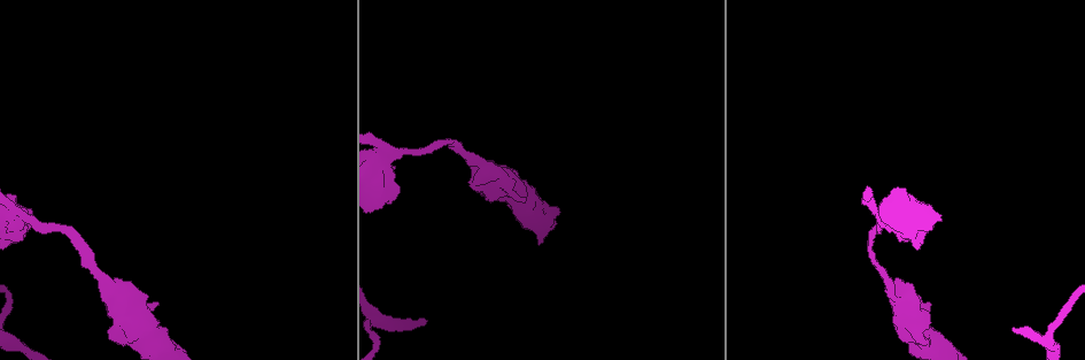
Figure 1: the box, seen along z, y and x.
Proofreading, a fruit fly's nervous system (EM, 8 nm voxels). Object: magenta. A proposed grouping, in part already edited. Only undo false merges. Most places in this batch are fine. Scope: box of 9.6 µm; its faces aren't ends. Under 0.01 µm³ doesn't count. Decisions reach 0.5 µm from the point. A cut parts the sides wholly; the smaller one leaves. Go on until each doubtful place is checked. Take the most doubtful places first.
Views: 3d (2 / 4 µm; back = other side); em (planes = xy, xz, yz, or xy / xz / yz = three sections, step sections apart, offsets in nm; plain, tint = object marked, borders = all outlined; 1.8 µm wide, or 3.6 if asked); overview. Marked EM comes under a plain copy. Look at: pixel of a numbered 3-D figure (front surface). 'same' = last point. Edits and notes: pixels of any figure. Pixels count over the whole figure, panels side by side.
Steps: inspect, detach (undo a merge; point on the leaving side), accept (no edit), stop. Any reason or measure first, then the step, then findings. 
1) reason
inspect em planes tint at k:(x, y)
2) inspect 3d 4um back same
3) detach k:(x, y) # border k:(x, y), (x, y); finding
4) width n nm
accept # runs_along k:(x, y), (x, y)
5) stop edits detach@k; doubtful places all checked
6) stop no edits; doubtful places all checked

calibre changes
inspect 3d 4um at 1:(384, 161)

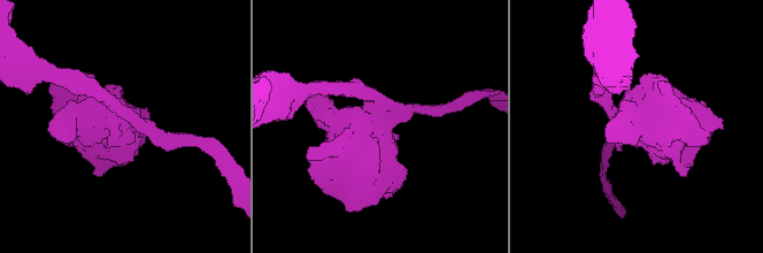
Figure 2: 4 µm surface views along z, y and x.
inspect em 3.6um xy step 4 tint at 2:(386, 125)

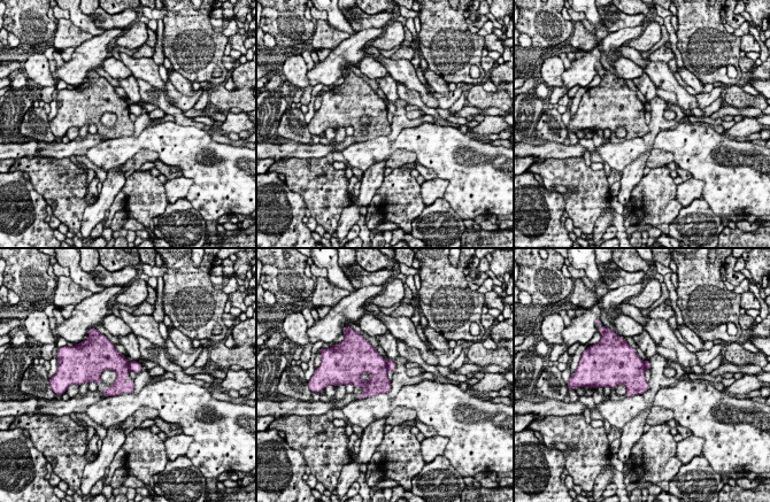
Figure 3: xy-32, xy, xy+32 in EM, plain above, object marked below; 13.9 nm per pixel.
another direction
inspect em 3.6um planes tint same

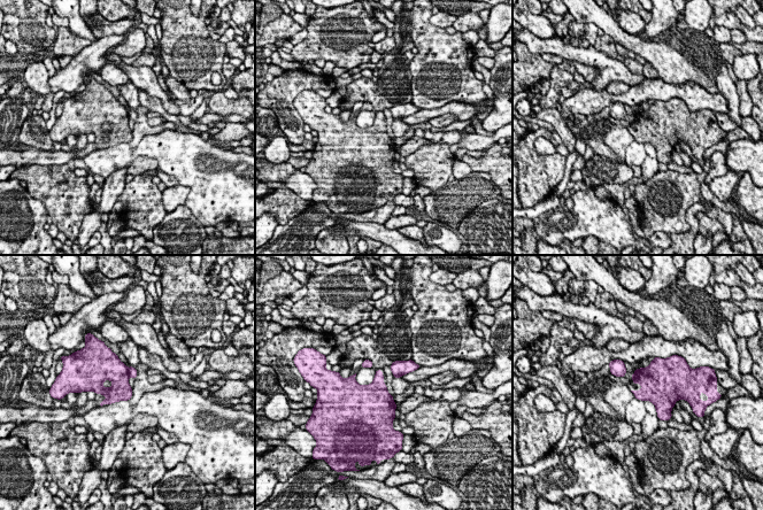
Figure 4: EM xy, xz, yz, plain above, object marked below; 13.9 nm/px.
width 300 nm
detach 4:(112, 369) # border 4:(126, 369), (130, 376); a second neuron is stuck on

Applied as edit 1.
calibre changes
inspect em 3.6um yz step 8 borders at 1:(898, 290)

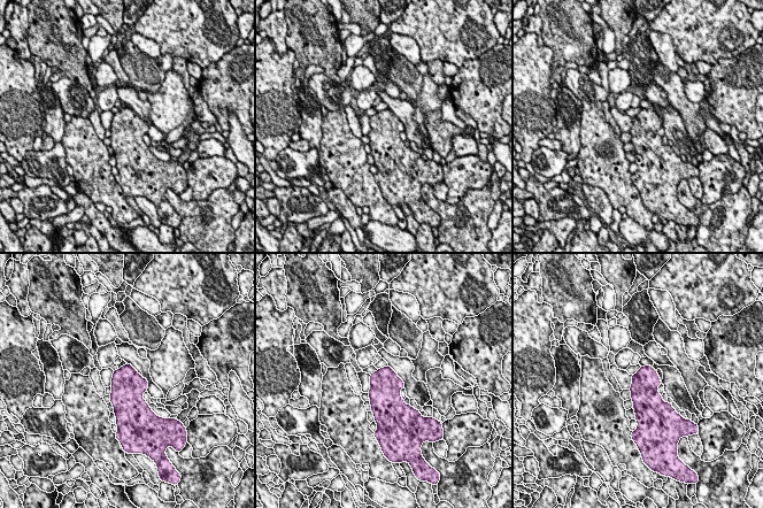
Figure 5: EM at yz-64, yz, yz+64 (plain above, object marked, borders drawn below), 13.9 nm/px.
accept # one neuron here

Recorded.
stop edits detach@4; doubtful places all checked

